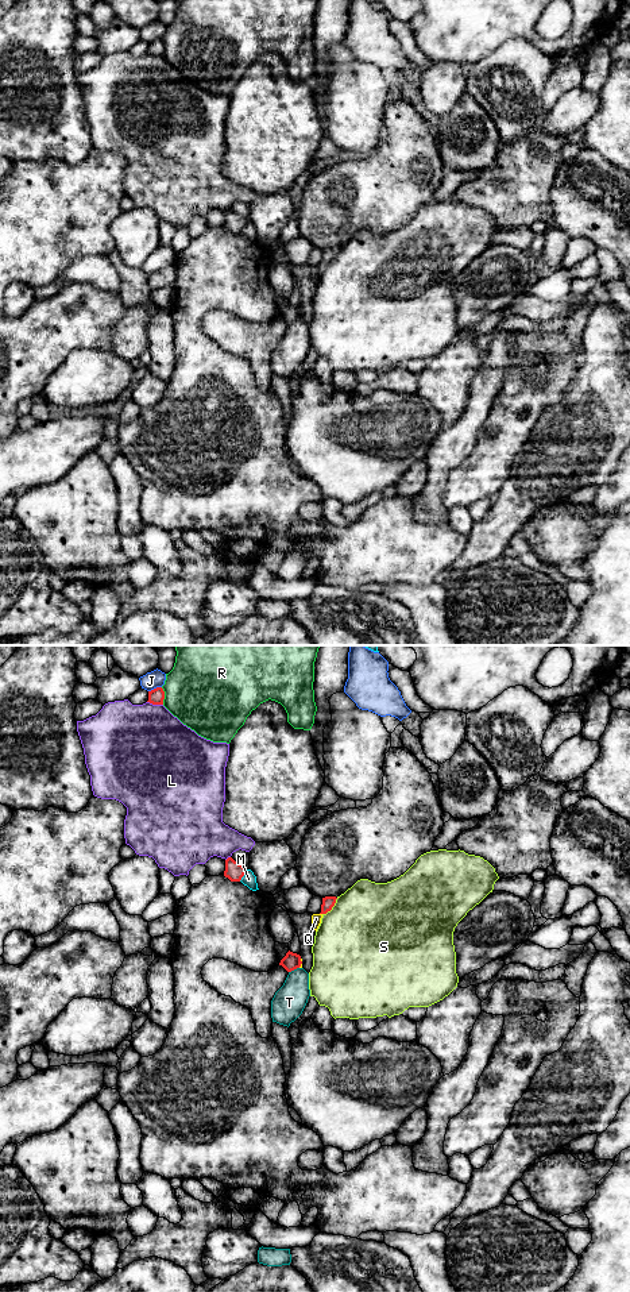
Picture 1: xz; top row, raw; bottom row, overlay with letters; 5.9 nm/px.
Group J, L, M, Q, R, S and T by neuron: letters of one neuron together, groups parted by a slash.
J / L / M / Q T / R / S

